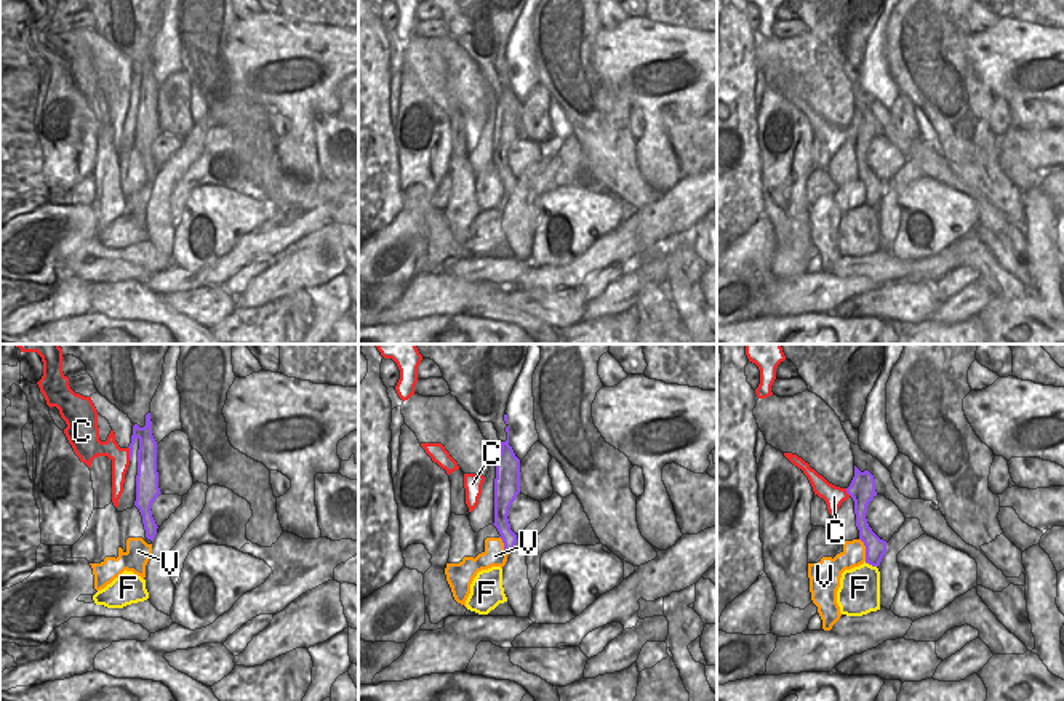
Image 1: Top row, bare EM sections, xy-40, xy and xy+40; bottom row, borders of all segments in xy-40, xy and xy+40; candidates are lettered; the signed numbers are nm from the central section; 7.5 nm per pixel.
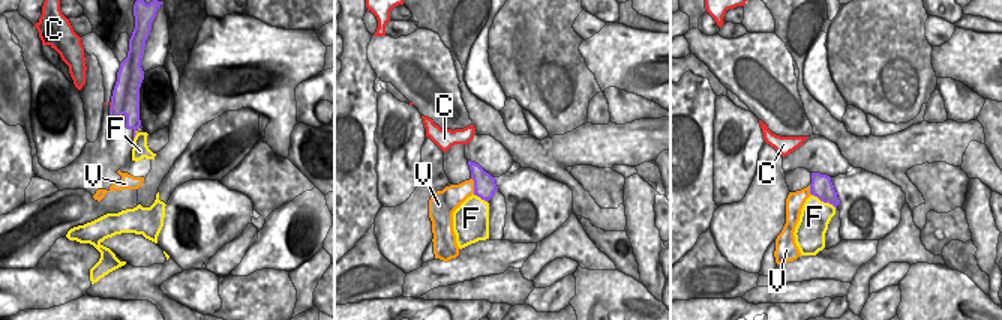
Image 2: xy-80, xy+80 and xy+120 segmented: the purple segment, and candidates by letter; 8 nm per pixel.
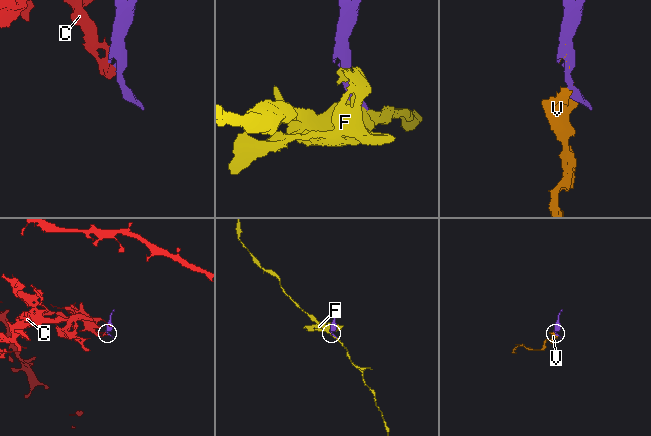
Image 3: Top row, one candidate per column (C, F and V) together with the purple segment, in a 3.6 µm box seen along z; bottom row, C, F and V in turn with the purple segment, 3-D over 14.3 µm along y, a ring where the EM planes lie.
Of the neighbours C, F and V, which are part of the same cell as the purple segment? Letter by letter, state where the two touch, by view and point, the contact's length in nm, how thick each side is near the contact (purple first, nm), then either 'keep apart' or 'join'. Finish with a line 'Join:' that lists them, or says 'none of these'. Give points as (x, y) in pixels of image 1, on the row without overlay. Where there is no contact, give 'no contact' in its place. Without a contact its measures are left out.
C: contact xy-40 (130, 95); length 110 nm; calibres 170 and 140 nm; keep apart
F: contact xy+40 (871, 205); length 100 nm; calibres 160 and 320 nm; keep apart
V: contact xy+40 (866, 191); length 190 nm; calibres 160 and 170 nm; join
Join: V

